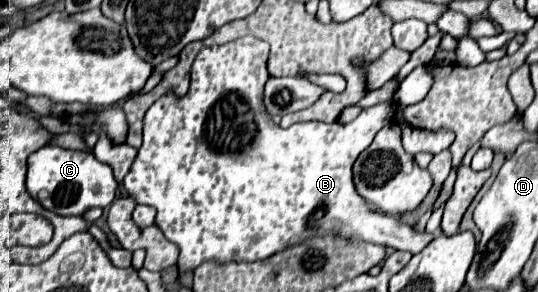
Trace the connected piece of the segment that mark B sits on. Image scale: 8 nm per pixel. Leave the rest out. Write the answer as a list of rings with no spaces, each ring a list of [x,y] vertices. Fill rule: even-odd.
[[[243,36],[239,40],[227,42],[223,46],[211,46],[211,48],[203,48],[191,68],[191,88],[185,96],[175,96],[173,92],[163,94],[157,102],[153,102],[153,106],[145,112],[143,118],[143,146],[139,148],[139,154],[129,170],[129,174],[123,178],[123,186],[127,190],[129,196],[135,198],[135,202],[139,204],[149,204],[157,210],[155,216],[155,224],[163,230],[163,234],[167,236],[167,240],[171,240],[173,244],[179,246],[179,260],[177,260],[177,268],[181,274],[185,272],[193,272],[199,264],[213,260],[219,264],[227,264],[227,262],[255,262],[255,260],[265,260],[285,248],[291,248],[295,244],[301,244],[307,238],[313,236],[339,236],[345,240],[363,240],[363,242],[373,242],[373,244],[387,244],[393,246],[397,250],[407,250],[411,254],[417,254],[419,248],[423,248],[425,244],[429,244],[431,236],[435,234],[427,234],[421,232],[417,234],[413,230],[413,226],[401,224],[399,218],[381,214],[377,210],[373,210],[357,192],[353,186],[353,174],[351,174],[351,166],[355,162],[355,158],[367,148],[367,144],[371,144],[371,140],[375,138],[375,132],[379,132],[383,126],[387,126],[393,116],[395,116],[395,102],[387,102],[387,104],[377,104],[373,108],[363,110],[363,116],[357,116],[351,124],[325,124],[325,122],[297,122],[289,128],[279,128],[271,116],[267,114],[265,106],[263,106],[263,86],[269,80],[269,72],[267,72],[267,56],[269,56],[269,44],[255,38],[255,36]]]

